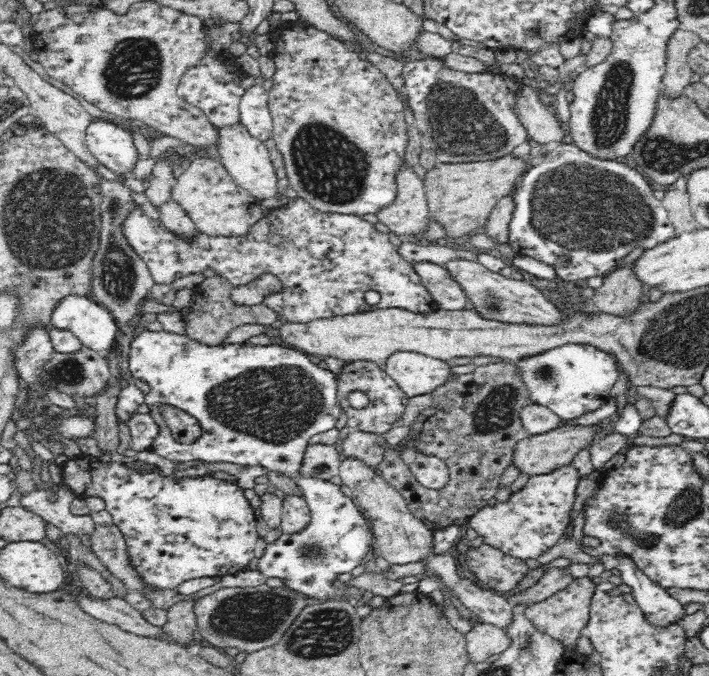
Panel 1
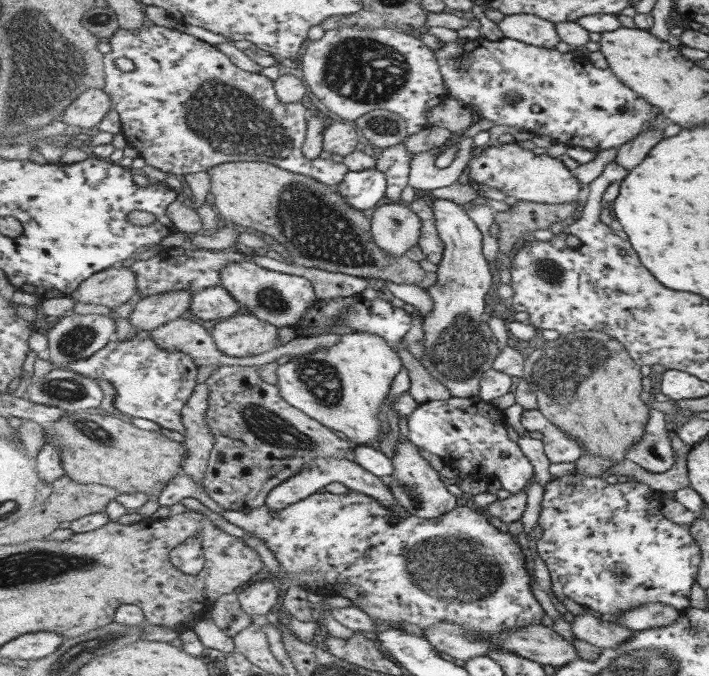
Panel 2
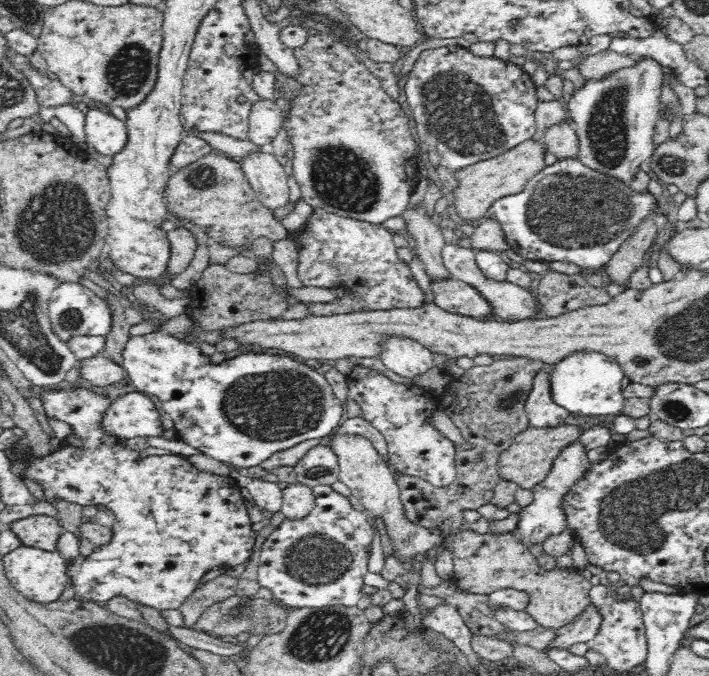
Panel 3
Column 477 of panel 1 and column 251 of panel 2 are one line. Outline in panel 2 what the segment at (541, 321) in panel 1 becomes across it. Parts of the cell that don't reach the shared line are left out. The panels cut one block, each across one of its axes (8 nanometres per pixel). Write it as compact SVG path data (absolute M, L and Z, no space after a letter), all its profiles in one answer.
M249 260L227 263L225 269L223 269L222 278L223 287L227 287L229 293L239 301L243 307L243 312L255 314L258 318L267 320L279 328L296 327L298 321L305 317L307 310L310 310L310 307L314 306L315 301L318 300L314 288L314 282L311 281L310 278L287 274L276 270L269 270Z

